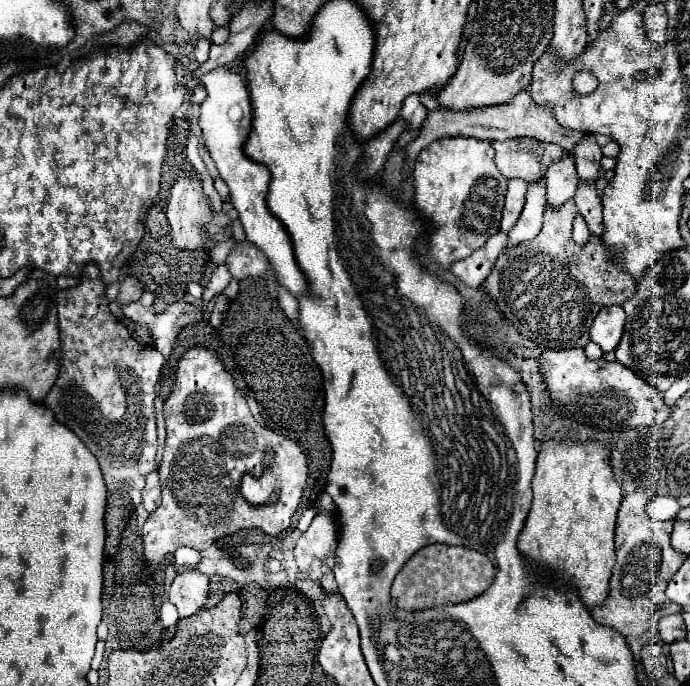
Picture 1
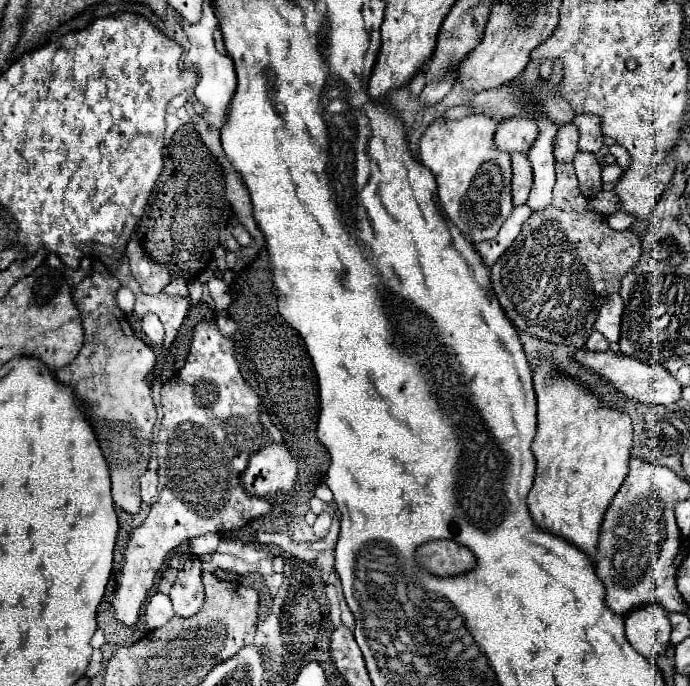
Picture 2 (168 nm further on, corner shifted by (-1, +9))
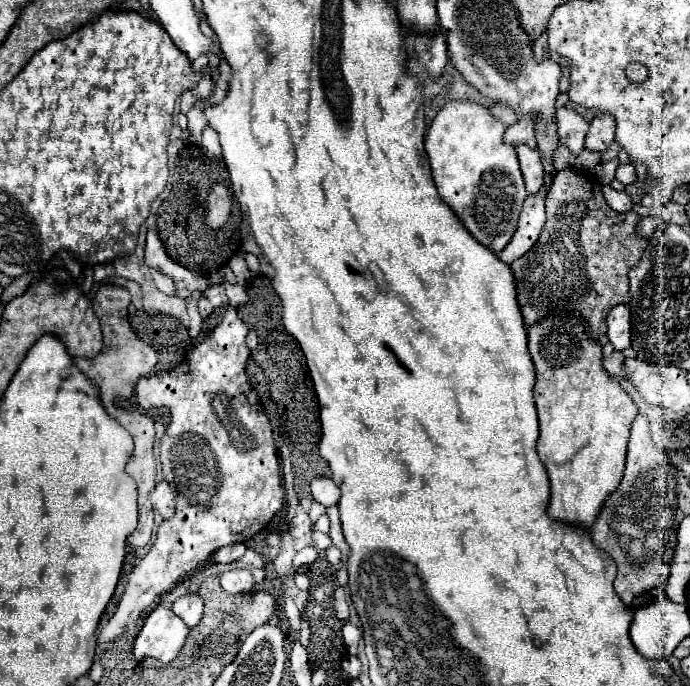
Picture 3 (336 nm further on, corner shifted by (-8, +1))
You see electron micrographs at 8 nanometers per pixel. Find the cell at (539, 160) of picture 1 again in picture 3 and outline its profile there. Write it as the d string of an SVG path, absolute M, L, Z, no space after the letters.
M520 118L516 124L508 126L504 132L504 142L512 146L528 144L530 148L536 148L536 132L532 118Z

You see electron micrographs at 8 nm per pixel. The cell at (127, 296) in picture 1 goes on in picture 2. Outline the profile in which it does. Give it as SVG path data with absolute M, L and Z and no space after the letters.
M133 236L127 244L127 258L129 258L131 274L133 278L137 278L145 294L157 294L163 290L163 286L171 282L169 268L153 262L153 258L147 256L143 246L139 244L137 236Z

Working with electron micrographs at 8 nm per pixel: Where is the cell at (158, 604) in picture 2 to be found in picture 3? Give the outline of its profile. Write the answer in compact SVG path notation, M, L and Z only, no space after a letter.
M158 606L146 618L142 630L138 632L132 654L136 660L156 658L168 664L178 656L186 636L188 636L188 626L170 608Z

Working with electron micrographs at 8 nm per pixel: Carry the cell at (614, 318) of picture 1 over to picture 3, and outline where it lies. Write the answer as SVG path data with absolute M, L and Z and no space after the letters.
M620 304L608 312L608 340L616 350L624 350L630 346L630 310Z

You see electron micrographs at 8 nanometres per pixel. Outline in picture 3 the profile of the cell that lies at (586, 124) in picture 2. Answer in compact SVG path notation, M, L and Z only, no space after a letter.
M596 114L586 134L586 148L594 152L604 152L614 142L614 132L616 132L616 120L608 114Z

